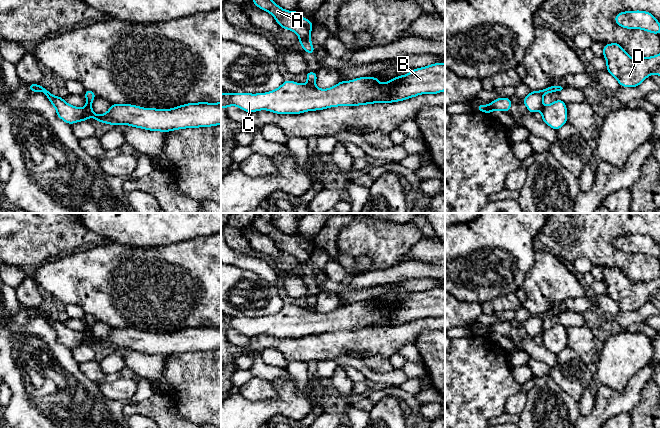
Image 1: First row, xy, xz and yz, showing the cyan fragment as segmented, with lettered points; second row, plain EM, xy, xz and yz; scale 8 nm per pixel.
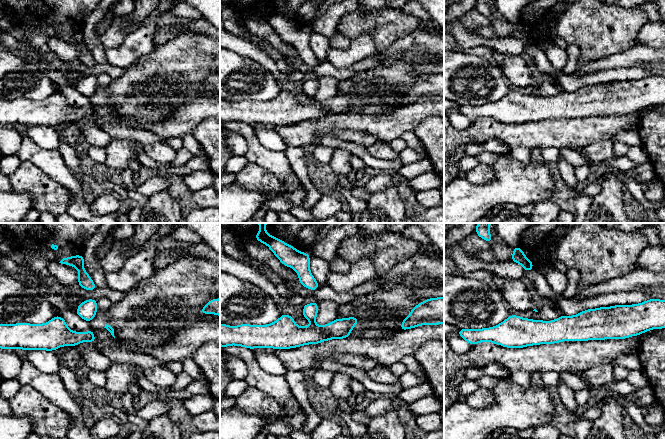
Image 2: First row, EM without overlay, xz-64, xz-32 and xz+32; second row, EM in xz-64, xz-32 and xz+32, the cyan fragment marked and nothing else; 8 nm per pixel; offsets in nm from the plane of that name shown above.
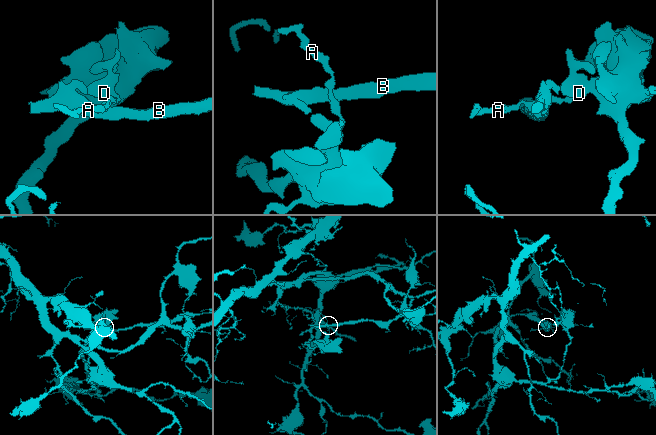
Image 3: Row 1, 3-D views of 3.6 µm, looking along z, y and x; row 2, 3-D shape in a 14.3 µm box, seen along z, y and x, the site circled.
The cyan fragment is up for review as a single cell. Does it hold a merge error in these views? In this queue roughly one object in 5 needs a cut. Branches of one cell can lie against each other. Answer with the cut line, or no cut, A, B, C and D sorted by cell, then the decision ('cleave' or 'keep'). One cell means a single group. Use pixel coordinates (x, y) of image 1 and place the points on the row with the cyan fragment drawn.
cut in xz along (307, 83), (314, 86); A D / B C; cleave

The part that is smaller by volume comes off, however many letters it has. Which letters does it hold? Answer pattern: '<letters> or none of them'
B, C

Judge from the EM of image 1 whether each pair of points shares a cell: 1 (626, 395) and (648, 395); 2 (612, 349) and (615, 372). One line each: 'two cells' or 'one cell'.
1: two cells
2: one cell

